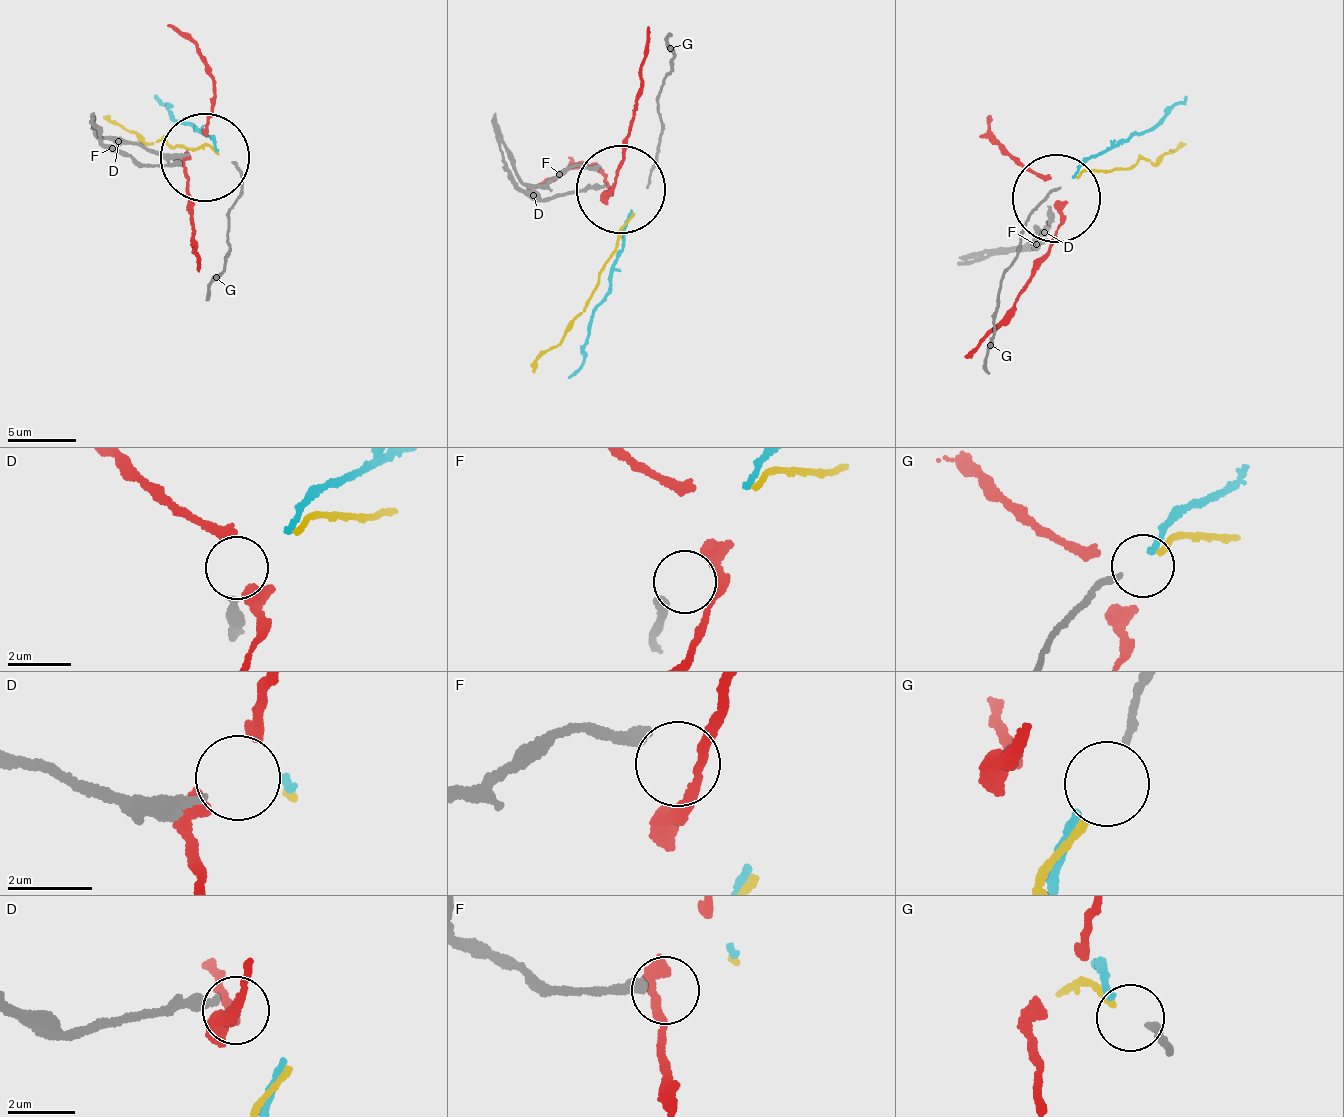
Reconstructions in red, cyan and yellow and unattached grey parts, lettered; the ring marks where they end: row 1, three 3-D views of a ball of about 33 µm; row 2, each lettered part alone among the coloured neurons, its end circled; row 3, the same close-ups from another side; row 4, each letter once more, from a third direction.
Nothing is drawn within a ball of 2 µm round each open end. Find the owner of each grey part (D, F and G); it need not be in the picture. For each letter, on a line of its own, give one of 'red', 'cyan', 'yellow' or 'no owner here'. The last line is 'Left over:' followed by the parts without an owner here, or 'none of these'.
D: no owner here
F: no owner here
G: yellow
Left over: D, F

